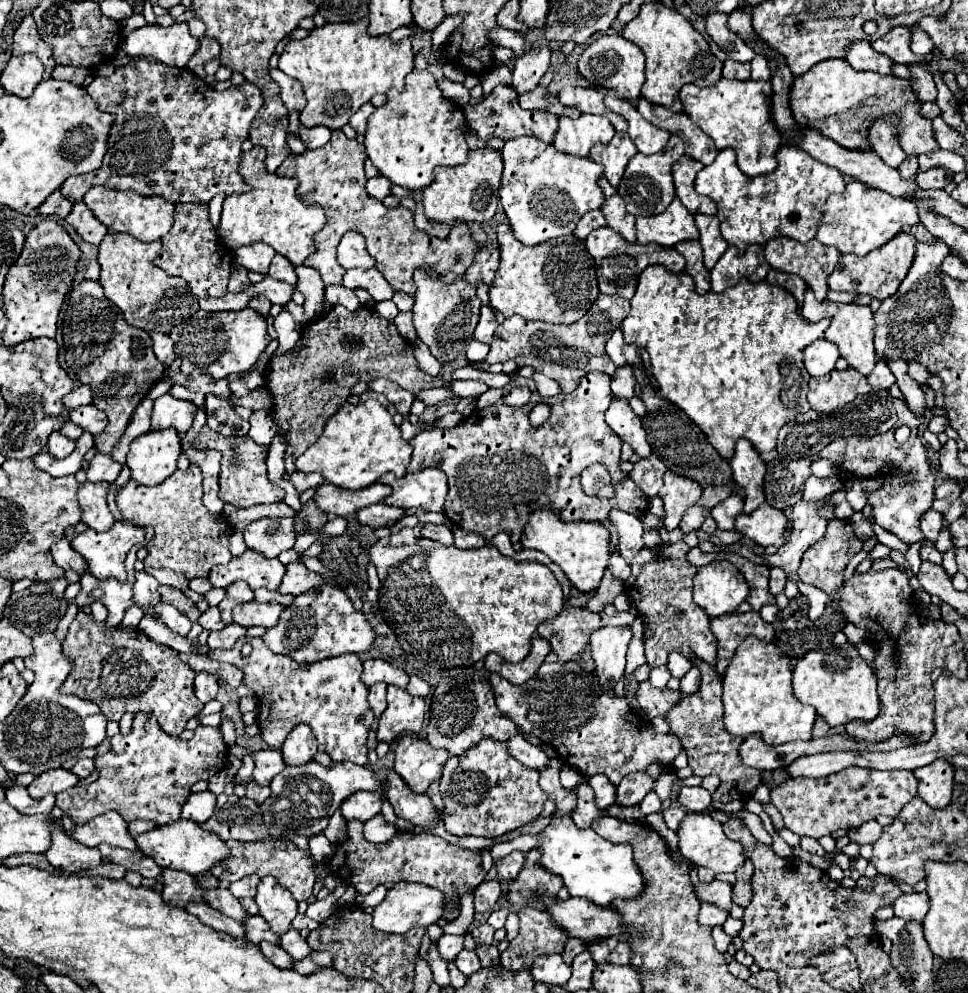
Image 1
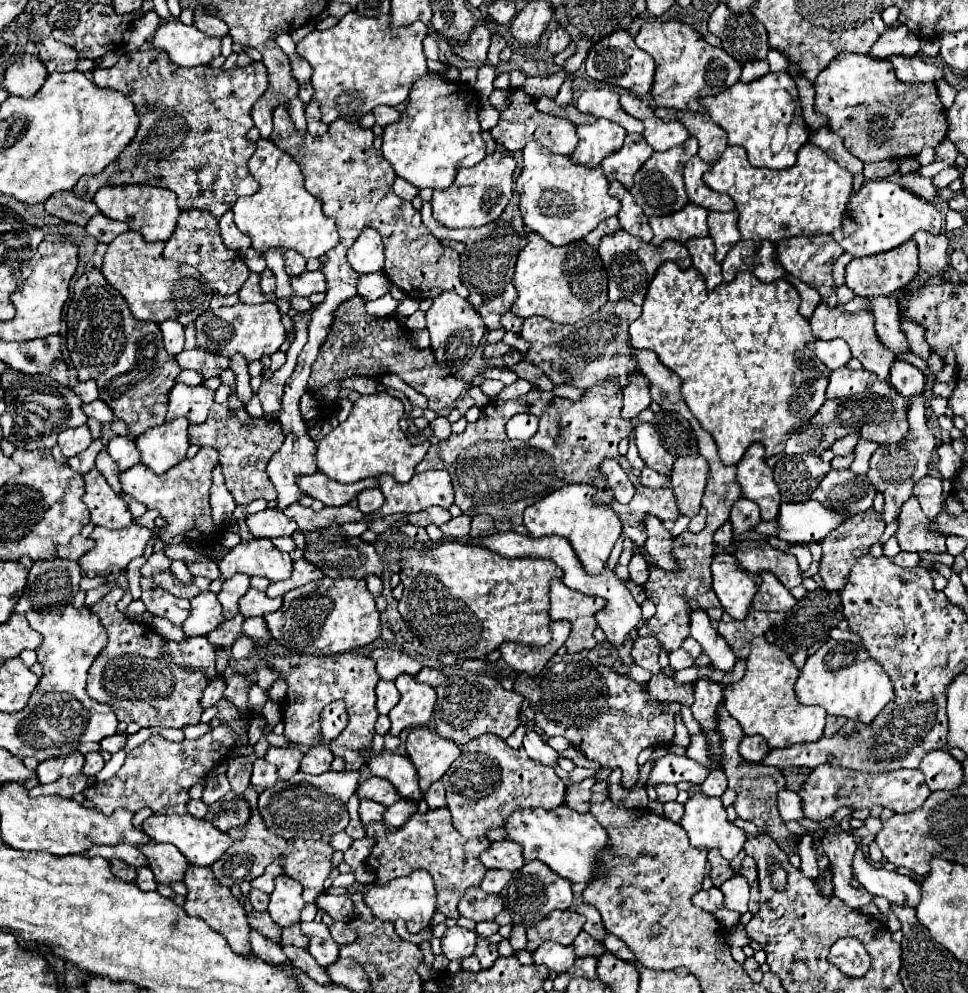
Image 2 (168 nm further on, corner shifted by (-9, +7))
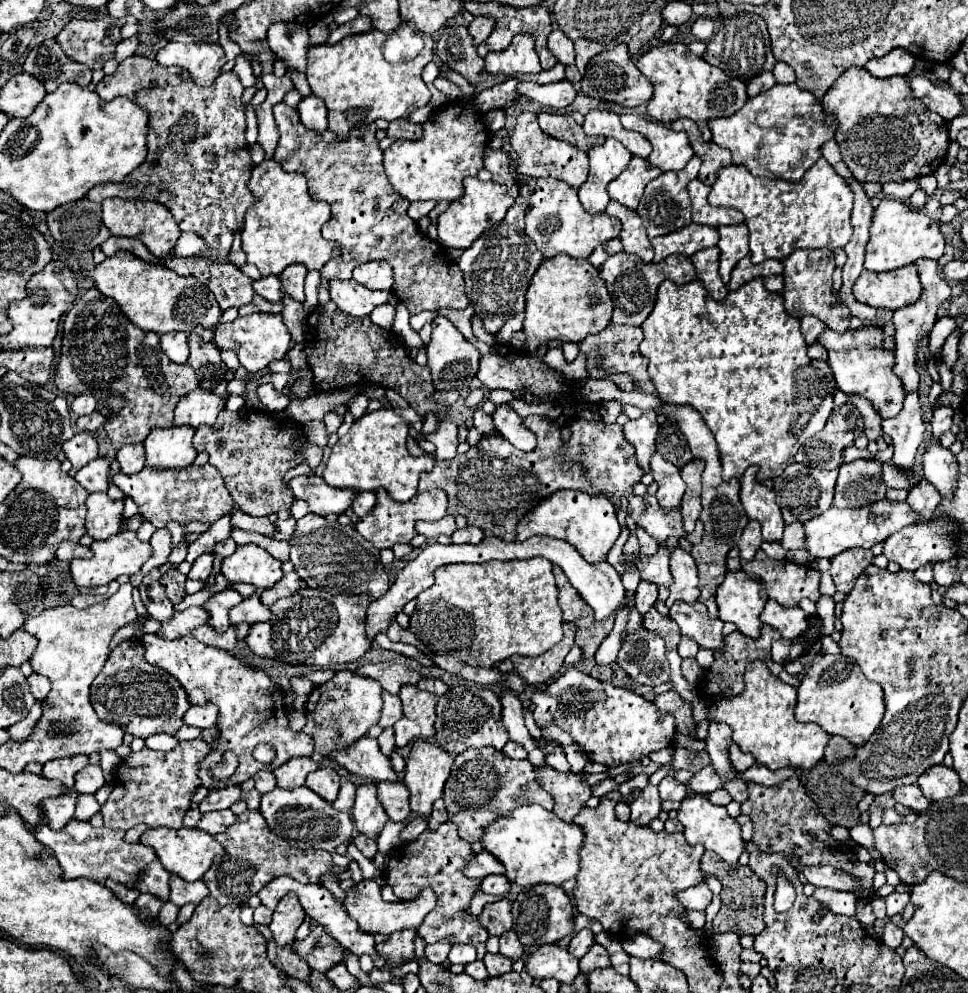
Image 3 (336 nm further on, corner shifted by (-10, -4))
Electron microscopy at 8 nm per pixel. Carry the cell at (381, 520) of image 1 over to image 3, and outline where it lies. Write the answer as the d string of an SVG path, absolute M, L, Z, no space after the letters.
M363 490L357 492L357 496L351 504L351 508L357 516L367 516L373 510L373 506L375 506L375 492L363 492Z

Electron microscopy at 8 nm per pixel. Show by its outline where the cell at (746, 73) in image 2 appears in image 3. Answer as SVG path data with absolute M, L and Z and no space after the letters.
M765 72L765 74L759 74L757 78L753 78L749 84L747 84L747 94L749 96L755 96L755 94L761 94L765 90L769 90L771 86L775 86L777 80L773 76L773 72Z

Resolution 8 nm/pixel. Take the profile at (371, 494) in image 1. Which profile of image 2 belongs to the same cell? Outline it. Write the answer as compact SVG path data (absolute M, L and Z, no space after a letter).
M312 473L312 475L302 475L298 479L298 487L308 493L314 499L320 499L324 505L348 505L352 499L358 497L360 491L378 487L376 477L368 477L364 481L356 481L350 485L342 485L334 479L328 479L324 473Z

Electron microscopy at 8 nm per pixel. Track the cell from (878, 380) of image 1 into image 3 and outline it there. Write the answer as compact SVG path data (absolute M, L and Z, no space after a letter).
M917 392L905 396L903 410L897 418L883 420L883 432L891 436L893 446L895 446L891 464L899 466L901 470L911 470L917 448L925 434L925 422L921 418L921 406L919 406Z

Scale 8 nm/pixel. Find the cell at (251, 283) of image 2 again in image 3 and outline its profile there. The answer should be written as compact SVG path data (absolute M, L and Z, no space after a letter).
M255 296L249 304L245 304L245 306L241 306L239 308L239 314L243 316L247 316L247 314L255 314L255 312L269 312L269 314L279 314L281 312L281 302L269 302L269 300L265 300L265 298L261 298L261 296Z

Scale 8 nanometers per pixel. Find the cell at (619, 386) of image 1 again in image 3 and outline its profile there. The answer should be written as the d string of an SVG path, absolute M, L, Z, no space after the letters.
M641 416L639 420L629 420L623 426L623 434L629 442L635 444L637 448L637 460L643 472L649 470L649 458L655 454L655 436L659 430L659 424L655 420L657 416Z

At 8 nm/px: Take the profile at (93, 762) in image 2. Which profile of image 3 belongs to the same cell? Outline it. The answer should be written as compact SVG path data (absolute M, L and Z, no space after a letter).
M89 764L89 766L85 766L85 768L77 774L73 788L75 788L77 792L81 792L81 794L95 794L103 784L105 784L105 780L103 780L101 766Z

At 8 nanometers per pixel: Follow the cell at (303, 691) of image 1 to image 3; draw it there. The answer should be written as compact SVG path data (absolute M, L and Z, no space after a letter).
M347 670L337 672L333 680L317 686L307 700L307 724L303 728L303 732L315 740L315 750L323 756L329 756L331 750L349 746L363 738L367 730L381 718L381 692L383 690L377 686L377 680L363 678Z

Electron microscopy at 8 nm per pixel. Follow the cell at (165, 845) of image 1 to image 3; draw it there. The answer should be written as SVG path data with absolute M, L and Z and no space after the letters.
M157 828L157 830L147 830L141 838L141 844L151 846L159 858L159 862L165 866L165 870L169 870L171 874L177 874L179 878L187 880L187 882L195 882L199 878L203 878L203 874L209 870L211 862L215 856L223 856L225 850L223 846L211 836L205 834L199 828Z

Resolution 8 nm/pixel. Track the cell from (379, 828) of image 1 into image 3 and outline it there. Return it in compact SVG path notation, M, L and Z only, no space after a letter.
M365 782L357 786L357 798L351 812L351 818L361 834L375 840L383 828L383 824L389 820L379 798L377 798L377 784Z

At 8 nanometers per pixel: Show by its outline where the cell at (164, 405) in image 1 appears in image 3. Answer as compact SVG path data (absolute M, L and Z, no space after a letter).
M197 388L179 400L175 408L175 426L193 426L193 428L201 424L213 426L217 414L223 408L225 408L225 398L209 390Z

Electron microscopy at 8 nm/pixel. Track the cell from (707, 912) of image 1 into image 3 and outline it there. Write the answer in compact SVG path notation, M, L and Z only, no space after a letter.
M701 882L701 884L697 884L697 886L689 888L689 890L681 890L681 894L677 894L683 908L701 910L701 912L709 906L711 896L713 894L711 894L711 890L709 890L709 886L705 882Z

